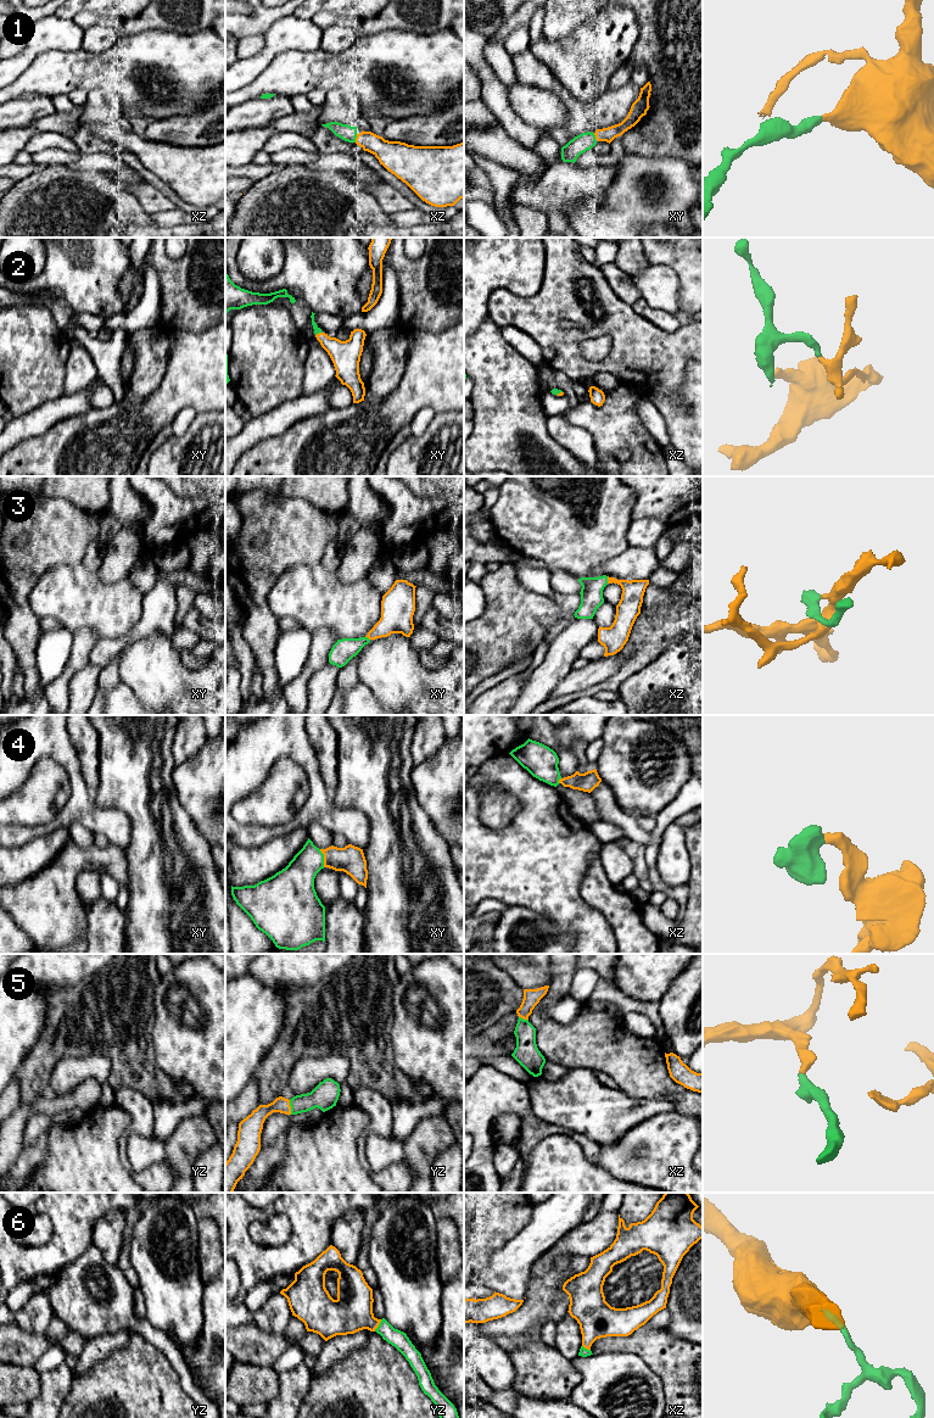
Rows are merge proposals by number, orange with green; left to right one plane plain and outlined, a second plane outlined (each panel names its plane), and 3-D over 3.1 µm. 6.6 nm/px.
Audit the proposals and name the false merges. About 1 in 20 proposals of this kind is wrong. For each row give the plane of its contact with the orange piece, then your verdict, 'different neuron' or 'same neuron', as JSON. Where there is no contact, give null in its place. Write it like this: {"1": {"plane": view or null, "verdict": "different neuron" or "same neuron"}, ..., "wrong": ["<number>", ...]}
{"1": {"plane": "xz", "verdict": "same neuron"}, "2": {"plane": "xy", "verdict": "same neuron"}, "3": {"plane": "xz", "verdict": "same neuron"}, "4": {"plane": "xy", "verdict": "same neuron"}, "5": {"plane": "yz", "verdict": "same neuron"}, "6": {"plane": "yz", "verdict": "same neuron"}, "wrong": []}

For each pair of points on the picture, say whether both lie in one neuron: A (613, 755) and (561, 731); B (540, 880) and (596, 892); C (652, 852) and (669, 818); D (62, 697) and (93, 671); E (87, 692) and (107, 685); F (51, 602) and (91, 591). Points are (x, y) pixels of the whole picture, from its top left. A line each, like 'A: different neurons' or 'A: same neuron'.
A: different neurons
B: different neurons
C: same neuron
D: different neurons
E: different neurons
F: same neuron

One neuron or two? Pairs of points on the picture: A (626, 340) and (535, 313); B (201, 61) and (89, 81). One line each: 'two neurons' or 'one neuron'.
A: one neuron
B: one neuron

